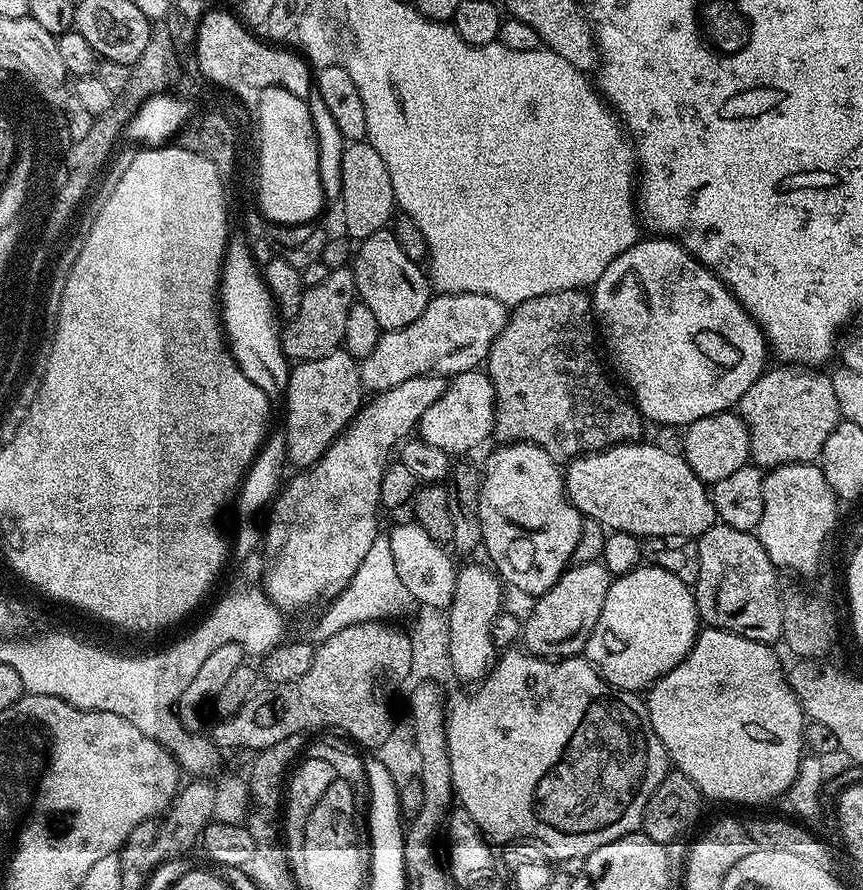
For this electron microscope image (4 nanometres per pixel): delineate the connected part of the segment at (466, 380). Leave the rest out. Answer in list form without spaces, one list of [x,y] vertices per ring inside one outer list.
[[[473,370],[460,372],[451,377],[445,387],[442,398],[434,402],[422,414],[418,425],[419,439],[425,440],[430,446],[436,446],[449,454],[468,452],[476,448],[487,436],[493,435],[496,426],[496,395],[487,371]]]

